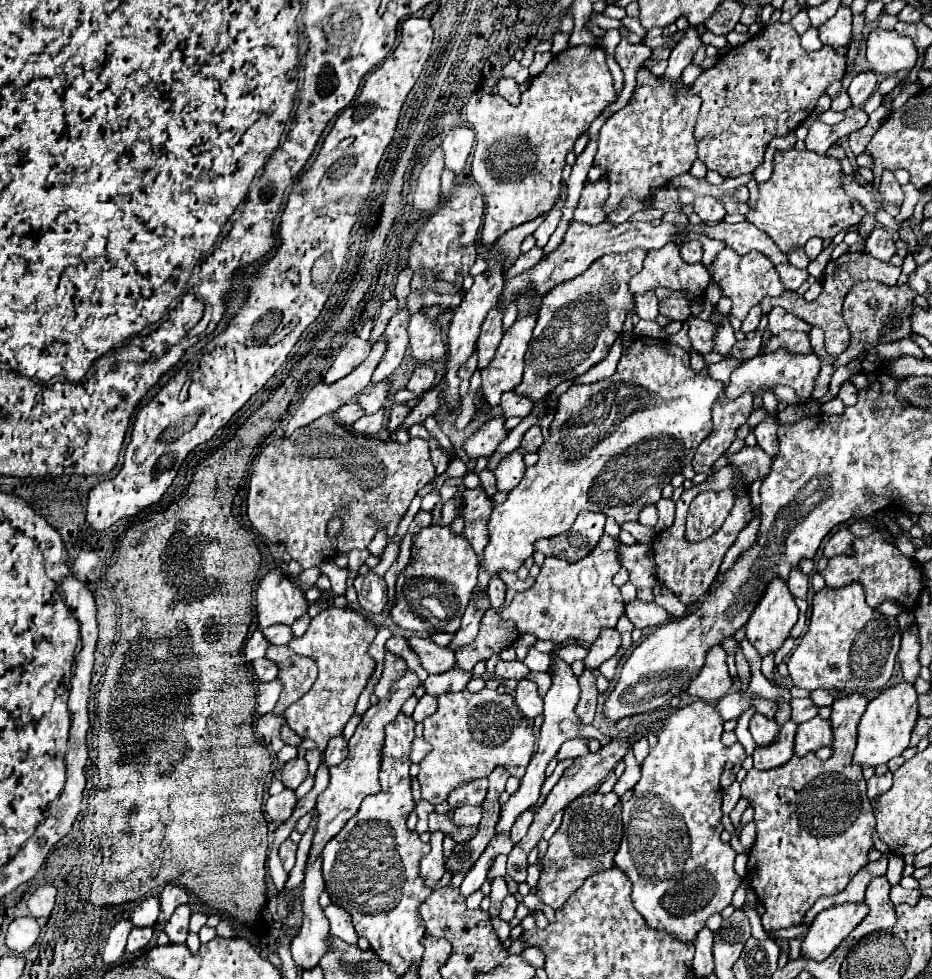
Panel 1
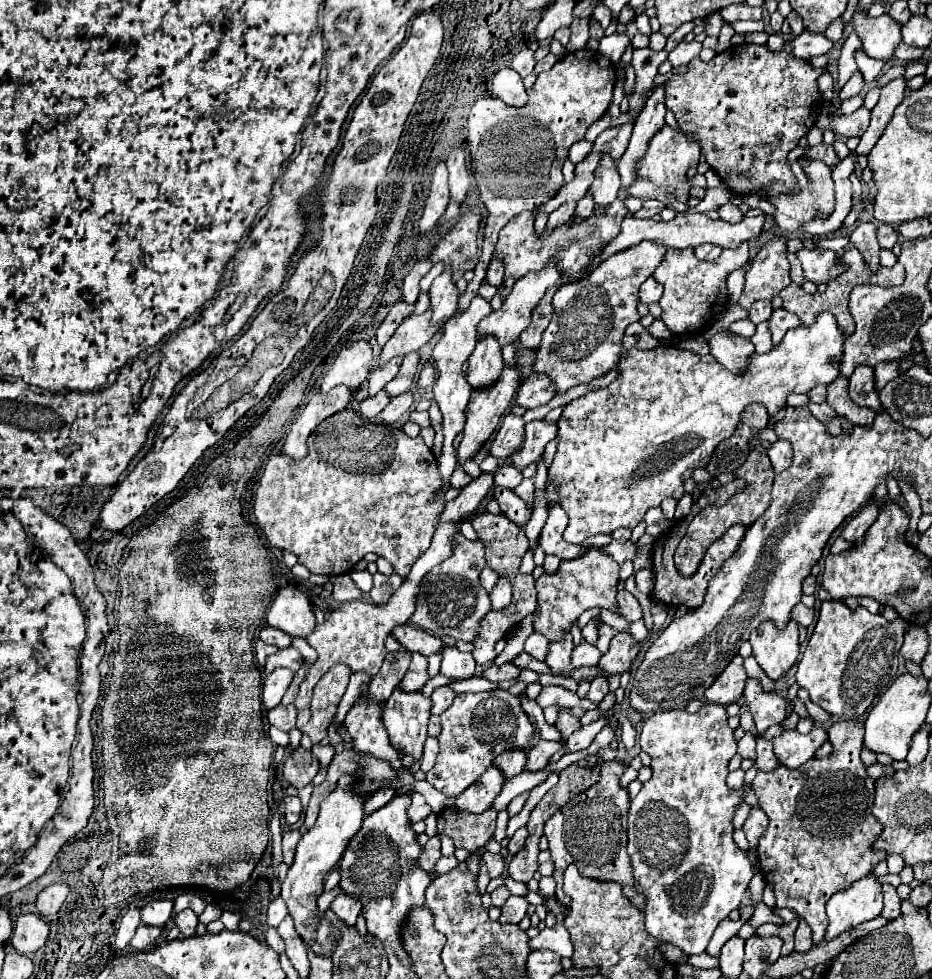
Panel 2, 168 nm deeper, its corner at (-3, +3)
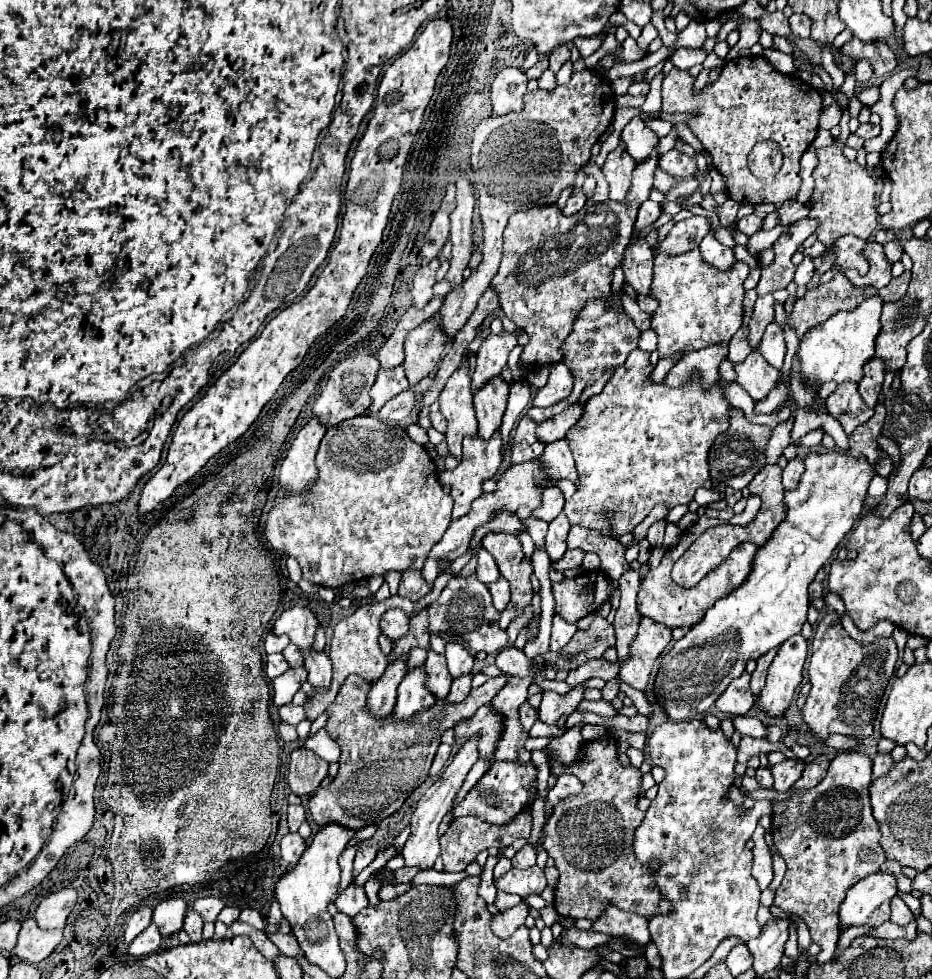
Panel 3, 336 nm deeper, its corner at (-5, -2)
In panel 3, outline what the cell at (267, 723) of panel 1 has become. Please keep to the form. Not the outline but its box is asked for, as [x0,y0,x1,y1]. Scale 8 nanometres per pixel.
[278,704,306,726]

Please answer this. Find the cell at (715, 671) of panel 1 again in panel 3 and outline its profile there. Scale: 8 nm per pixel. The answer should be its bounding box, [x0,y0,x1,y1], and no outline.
[716,672,754,716]

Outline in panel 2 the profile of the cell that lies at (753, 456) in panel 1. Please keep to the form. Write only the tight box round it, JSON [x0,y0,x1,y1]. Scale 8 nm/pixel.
[674,449,774,577]

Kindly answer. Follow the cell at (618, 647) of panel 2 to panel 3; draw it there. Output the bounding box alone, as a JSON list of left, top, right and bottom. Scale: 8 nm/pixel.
[620,618,672,692]

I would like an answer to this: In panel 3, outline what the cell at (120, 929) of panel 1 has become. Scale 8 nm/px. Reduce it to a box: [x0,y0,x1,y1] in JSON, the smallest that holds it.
[124,906,152,944]

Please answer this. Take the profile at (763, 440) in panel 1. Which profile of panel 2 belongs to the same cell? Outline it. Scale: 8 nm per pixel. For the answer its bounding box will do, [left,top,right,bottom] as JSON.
[766,439,792,473]

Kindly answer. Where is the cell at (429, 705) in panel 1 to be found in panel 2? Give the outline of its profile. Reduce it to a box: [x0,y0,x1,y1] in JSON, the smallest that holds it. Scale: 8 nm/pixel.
[430,687,456,715]

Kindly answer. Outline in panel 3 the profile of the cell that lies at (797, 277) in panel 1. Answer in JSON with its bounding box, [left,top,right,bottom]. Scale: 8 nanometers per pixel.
[836,236,868,274]

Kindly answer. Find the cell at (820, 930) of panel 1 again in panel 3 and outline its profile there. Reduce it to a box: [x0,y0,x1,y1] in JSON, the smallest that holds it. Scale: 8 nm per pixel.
[840,872,896,926]

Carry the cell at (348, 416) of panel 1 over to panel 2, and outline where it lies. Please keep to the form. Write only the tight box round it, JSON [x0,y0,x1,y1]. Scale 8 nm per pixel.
[358,391,390,421]

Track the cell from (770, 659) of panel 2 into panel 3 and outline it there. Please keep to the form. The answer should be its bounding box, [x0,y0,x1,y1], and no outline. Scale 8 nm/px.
[756,634,806,716]

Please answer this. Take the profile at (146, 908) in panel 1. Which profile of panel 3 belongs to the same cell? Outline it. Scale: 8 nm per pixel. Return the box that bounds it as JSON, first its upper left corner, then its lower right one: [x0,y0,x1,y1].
[152,898,188,936]

